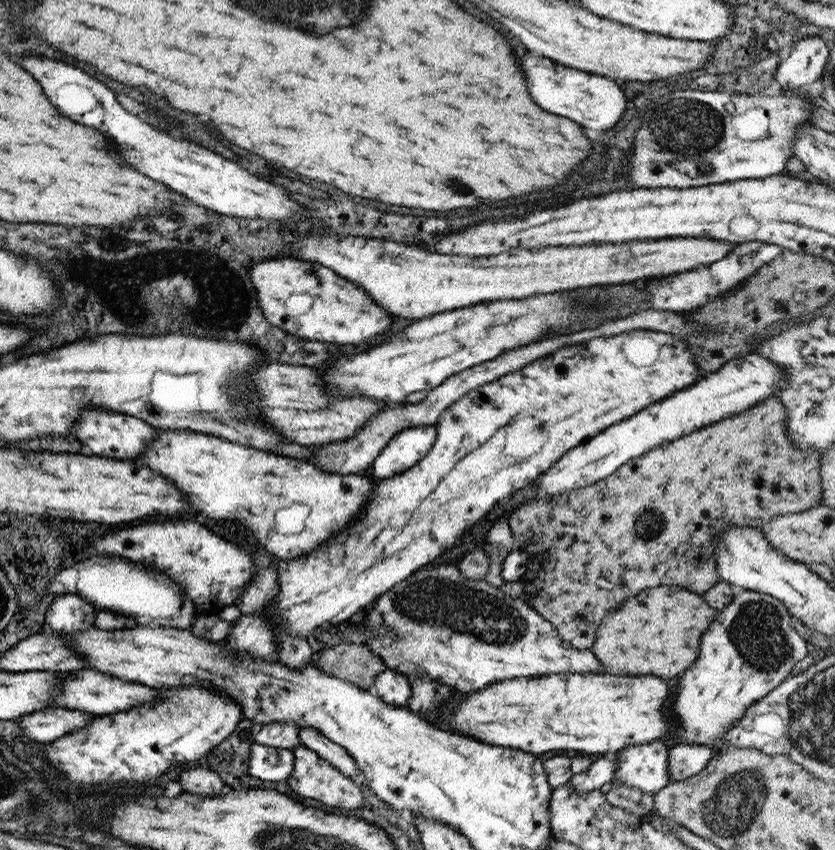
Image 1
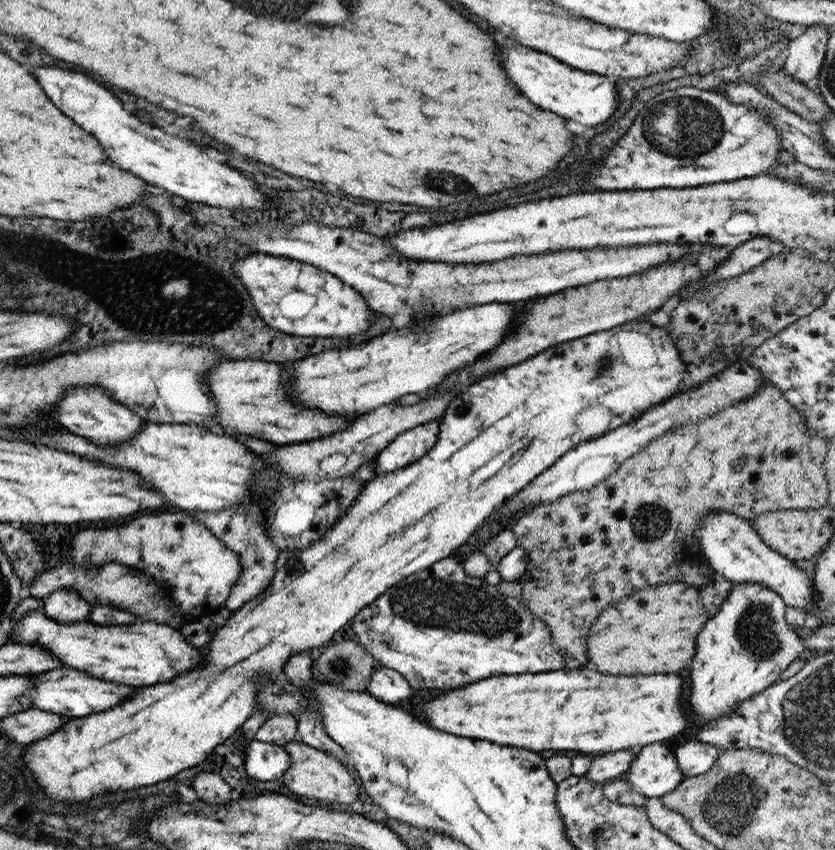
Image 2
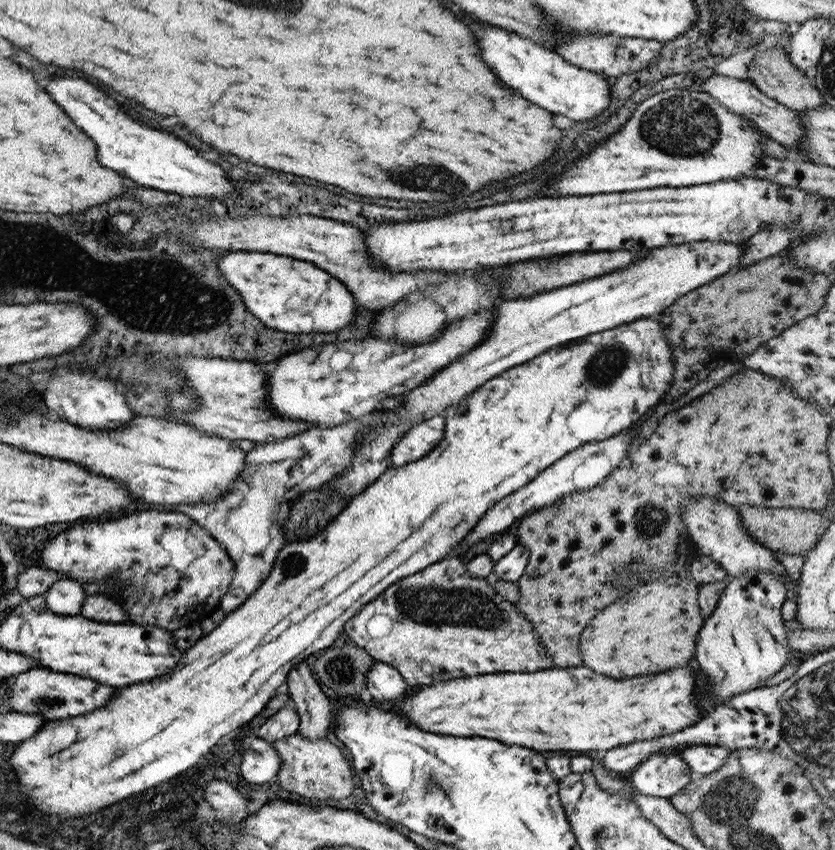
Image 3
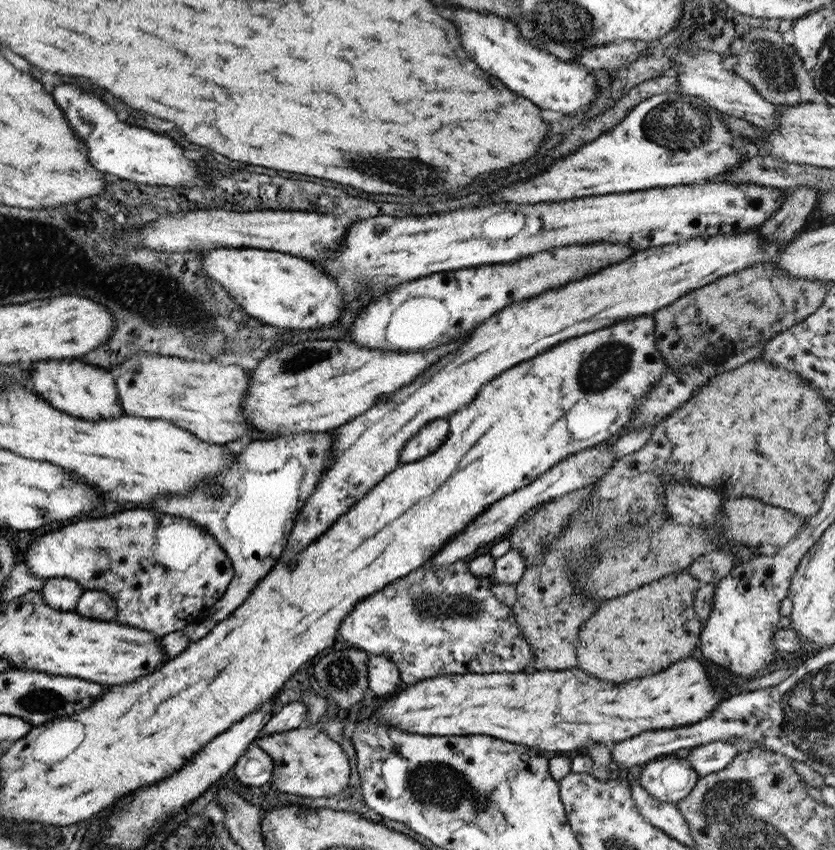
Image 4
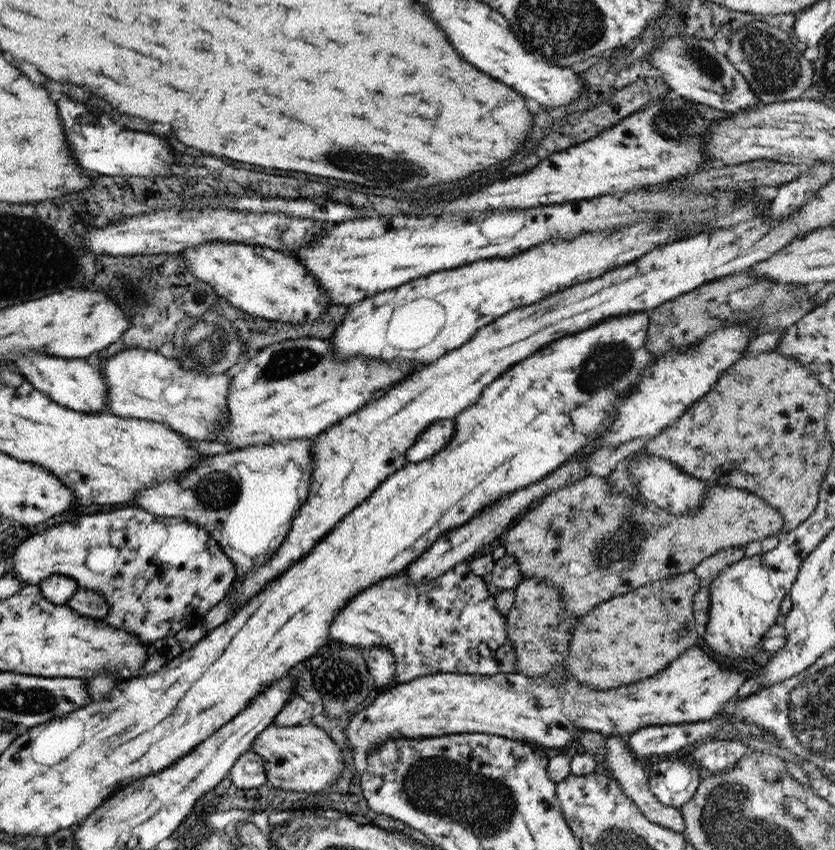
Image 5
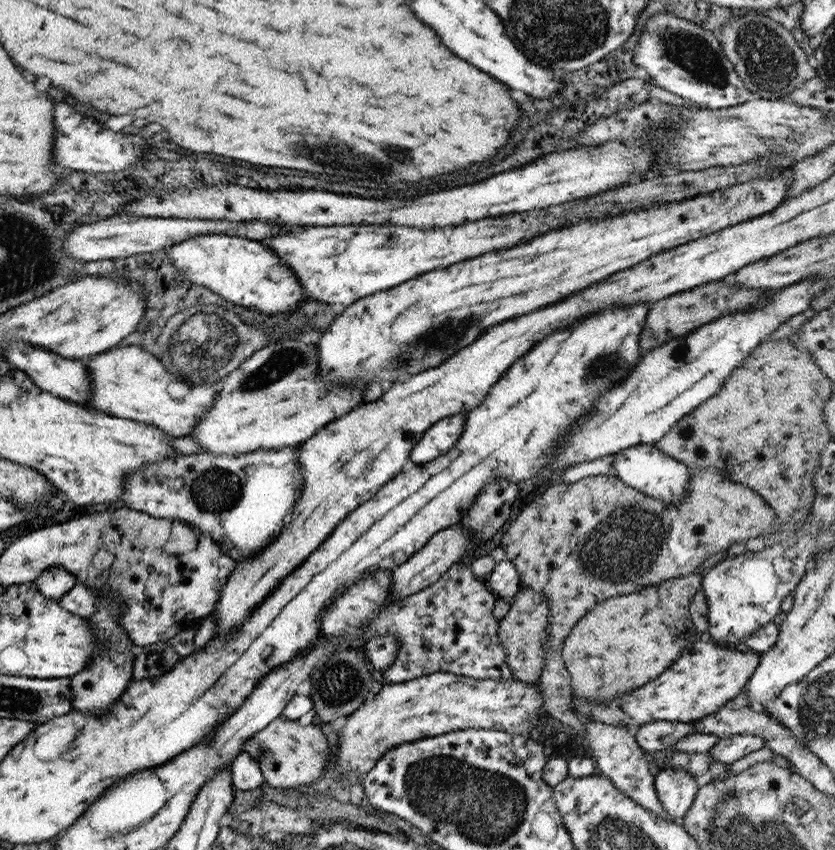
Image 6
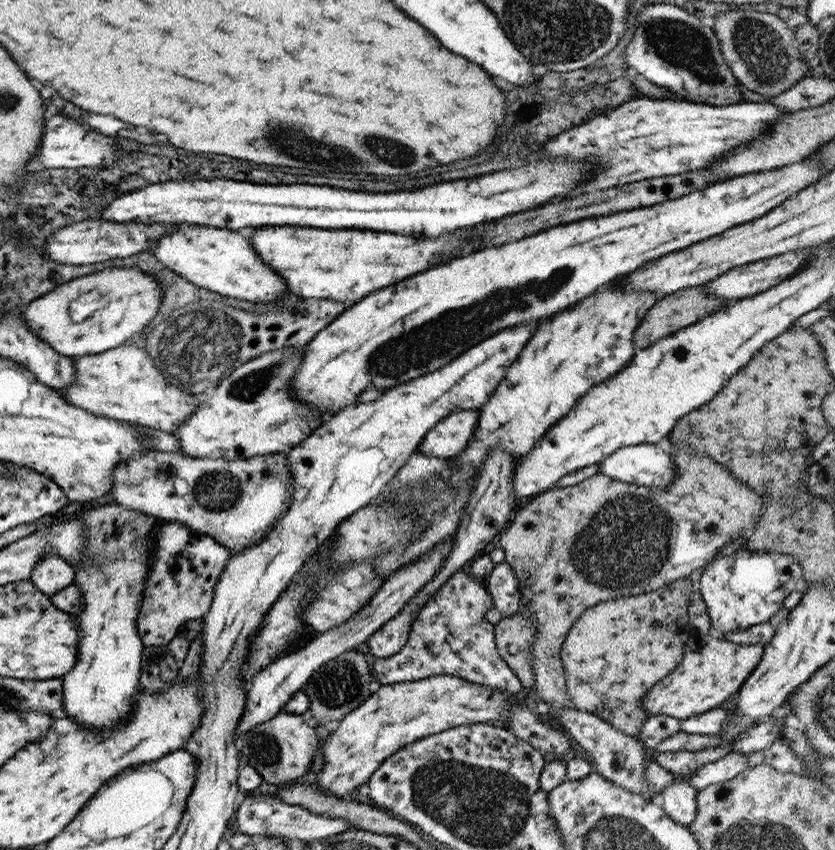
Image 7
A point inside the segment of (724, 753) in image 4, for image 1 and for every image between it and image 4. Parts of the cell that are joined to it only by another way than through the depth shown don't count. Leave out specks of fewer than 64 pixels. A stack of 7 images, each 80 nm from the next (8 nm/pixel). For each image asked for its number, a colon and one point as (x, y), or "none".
1: (684, 760)
2: (694, 758)
3: (702, 759)

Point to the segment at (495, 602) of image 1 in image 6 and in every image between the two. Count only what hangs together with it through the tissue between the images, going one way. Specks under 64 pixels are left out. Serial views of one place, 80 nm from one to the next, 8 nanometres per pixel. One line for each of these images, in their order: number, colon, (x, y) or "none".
2: (438, 628)
3: (440, 623)
4: (432, 622)
5: (448, 624)
6: (447, 627)

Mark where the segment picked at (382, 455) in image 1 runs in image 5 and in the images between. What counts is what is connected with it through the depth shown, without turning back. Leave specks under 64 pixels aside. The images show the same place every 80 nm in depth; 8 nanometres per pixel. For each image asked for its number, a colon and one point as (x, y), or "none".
2: (407, 447)
3: (422, 437)
4: (428, 438)
5: (434, 437)

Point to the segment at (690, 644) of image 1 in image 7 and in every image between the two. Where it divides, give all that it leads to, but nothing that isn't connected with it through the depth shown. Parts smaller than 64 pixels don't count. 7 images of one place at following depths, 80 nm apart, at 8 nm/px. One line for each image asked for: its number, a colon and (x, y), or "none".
2: (652, 631)
3: (657, 622)
4: (638, 633)
5: (633, 636)
6: (622, 642)
7: (643, 635)

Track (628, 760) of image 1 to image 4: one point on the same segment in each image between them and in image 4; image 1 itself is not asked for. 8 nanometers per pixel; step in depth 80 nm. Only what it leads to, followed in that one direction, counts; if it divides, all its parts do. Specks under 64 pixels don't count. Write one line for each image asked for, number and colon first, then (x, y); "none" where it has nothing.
2: (652, 771)
3: (660, 775)
4: (670, 778)

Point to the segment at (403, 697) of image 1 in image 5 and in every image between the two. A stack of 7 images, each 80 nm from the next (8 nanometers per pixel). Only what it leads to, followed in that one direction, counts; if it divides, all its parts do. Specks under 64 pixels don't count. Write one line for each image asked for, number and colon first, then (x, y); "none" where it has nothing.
2: (388, 686)
3: (383, 682)
4: (383, 679)
5: (379, 661)

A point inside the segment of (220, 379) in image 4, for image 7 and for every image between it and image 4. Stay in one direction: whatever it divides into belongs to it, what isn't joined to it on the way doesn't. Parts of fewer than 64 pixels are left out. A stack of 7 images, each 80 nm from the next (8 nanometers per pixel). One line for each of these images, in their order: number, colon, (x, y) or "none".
5: (144, 385)
6: (126, 383)
7: (128, 387)

